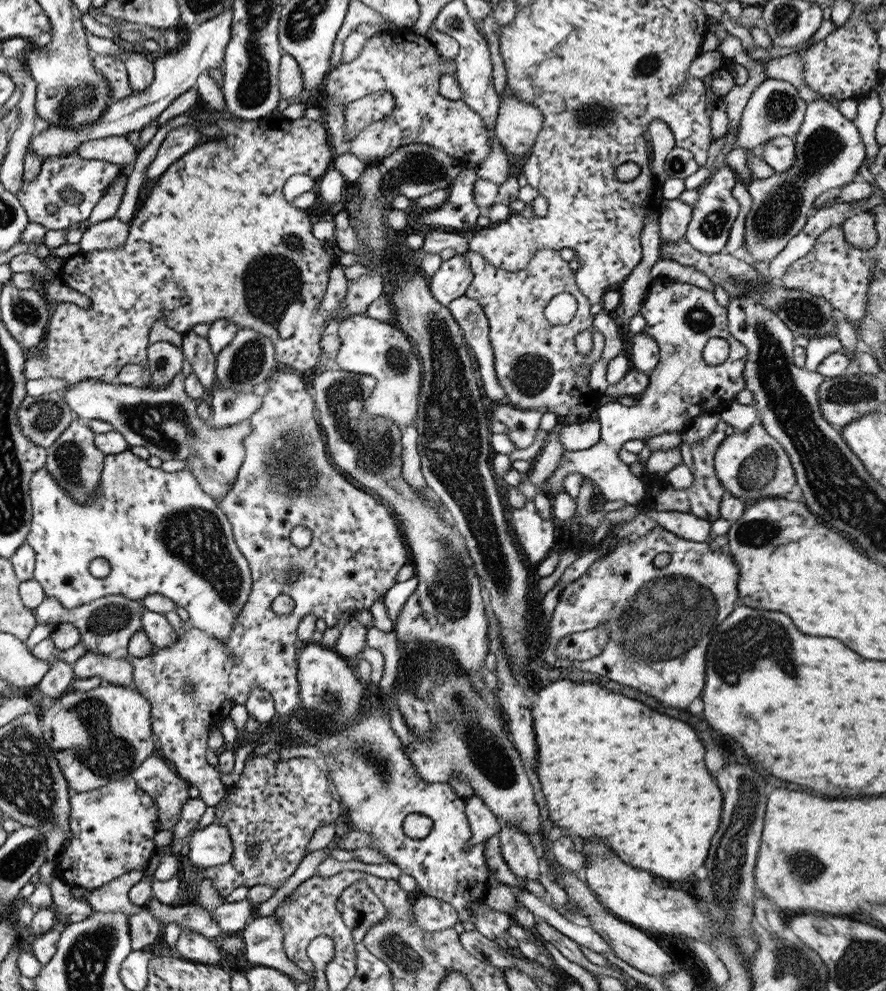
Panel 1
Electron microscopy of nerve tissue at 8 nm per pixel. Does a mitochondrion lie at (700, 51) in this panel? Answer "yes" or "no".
no

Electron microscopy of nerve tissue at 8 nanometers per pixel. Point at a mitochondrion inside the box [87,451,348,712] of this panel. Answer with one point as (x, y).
(194, 536)

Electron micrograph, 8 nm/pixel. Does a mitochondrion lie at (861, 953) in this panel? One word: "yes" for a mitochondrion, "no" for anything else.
yes

